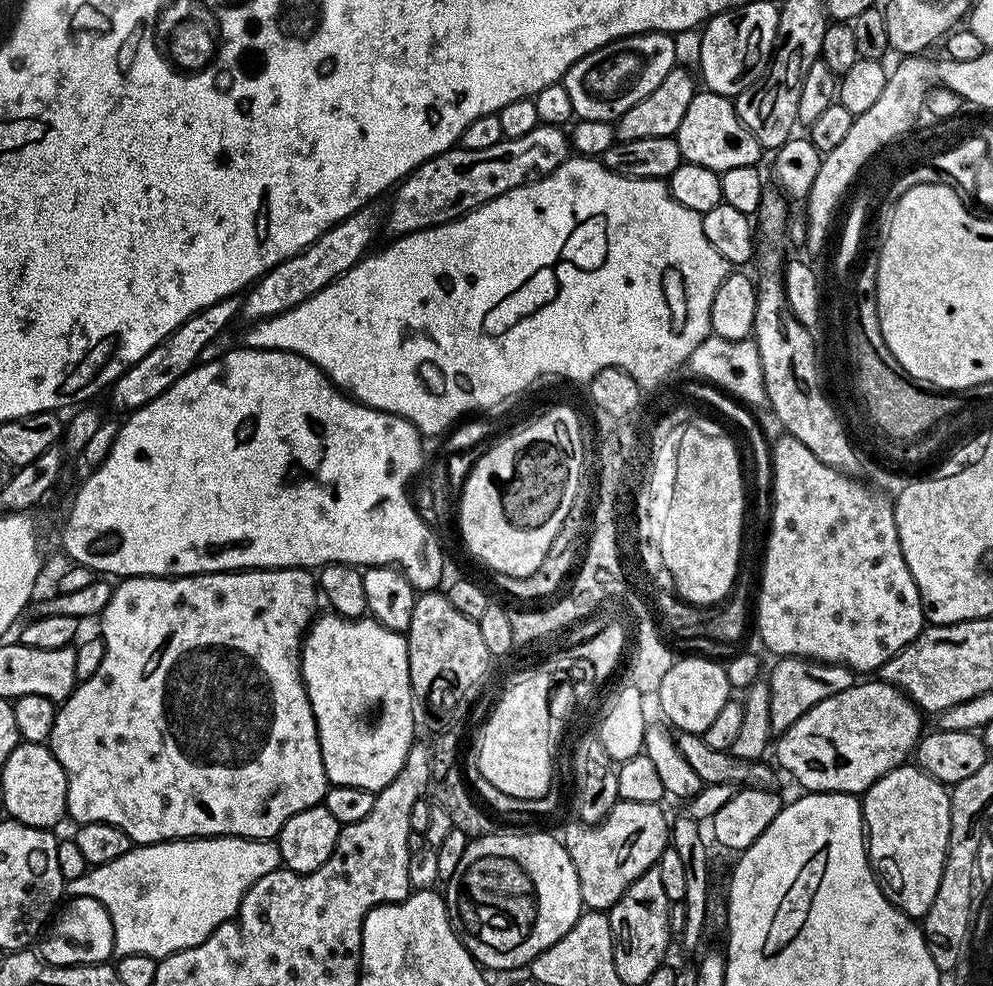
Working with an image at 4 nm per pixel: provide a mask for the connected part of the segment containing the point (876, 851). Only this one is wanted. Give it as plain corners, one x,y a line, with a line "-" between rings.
912,762
879,776
862,794
868,860
886,898
907,916
923,918
938,894
950,838
949,789

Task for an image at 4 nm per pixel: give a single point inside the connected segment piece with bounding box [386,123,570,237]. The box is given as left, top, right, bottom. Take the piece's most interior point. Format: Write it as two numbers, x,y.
444,188

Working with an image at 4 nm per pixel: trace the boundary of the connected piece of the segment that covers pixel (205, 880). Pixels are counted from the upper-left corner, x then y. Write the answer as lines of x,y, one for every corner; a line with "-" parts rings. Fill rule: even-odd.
206,836
190,840
165,840
163,844
134,846
126,854
122,854
122,858
114,858
114,862
106,862
106,866
89,867
88,871
82,874
82,878
67,881
66,892
69,897
89,896
97,899
109,912
110,921
113,922
113,938
117,957
148,955
163,958
169,956
172,952
181,952
187,948
198,946
219,924
225,924
227,920
233,919
236,913
240,911
240,903
246,894
246,890
250,890
250,886
254,886
254,882
258,882
258,878
266,878
266,874
275,872
277,868
281,867
281,864
280,845
275,839
247,840
241,836

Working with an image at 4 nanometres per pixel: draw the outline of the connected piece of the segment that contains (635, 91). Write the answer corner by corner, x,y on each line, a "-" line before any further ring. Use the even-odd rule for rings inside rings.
640,32
637,36
623,36
621,40
610,42
574,62
562,81
566,94
570,94
573,117
609,122
619,120
626,114
626,110
630,110
630,106
634,106
634,102
642,102
642,98
646,98
650,90
655,90
662,78
666,78
666,74
670,74
670,70
677,67
676,40
675,35
667,32

